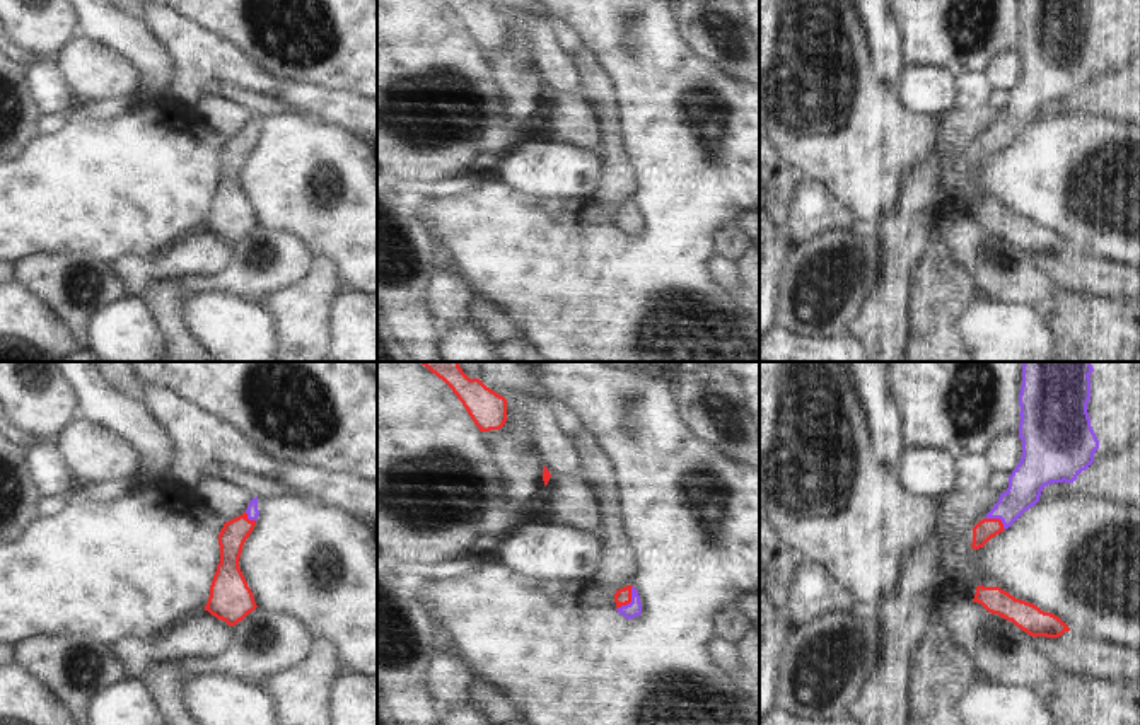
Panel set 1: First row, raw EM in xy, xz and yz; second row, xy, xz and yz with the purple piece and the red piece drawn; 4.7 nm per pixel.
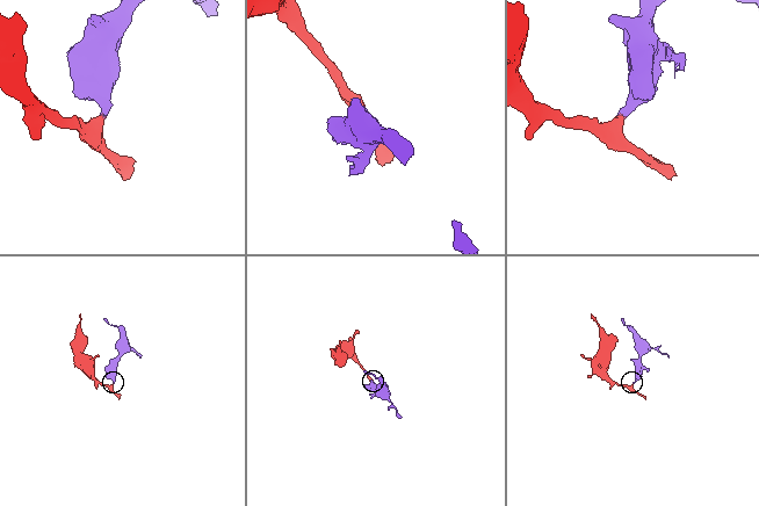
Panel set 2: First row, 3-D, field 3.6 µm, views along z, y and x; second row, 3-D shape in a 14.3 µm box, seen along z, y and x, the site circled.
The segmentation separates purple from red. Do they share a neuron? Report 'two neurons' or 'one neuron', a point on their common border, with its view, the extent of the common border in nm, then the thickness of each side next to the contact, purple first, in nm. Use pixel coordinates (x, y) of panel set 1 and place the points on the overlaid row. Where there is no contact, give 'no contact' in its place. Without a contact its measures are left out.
one neuron | xz (632, 601) | 140 nm | 70/80 nm

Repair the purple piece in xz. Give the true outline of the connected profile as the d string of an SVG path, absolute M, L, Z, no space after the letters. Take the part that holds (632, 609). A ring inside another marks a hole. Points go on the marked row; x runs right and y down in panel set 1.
M626 585L614 594L616 611L626 619L633 619L642 614L642 602L638 590L633 585Z

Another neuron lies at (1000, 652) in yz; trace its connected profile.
M947 602L944 616L954 645L983 681L1039 689L1065 672L1036 647L1034 636L978 602Z

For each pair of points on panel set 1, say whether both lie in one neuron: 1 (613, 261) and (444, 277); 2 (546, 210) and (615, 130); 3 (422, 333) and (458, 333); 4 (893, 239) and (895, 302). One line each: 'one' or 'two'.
1: two
2: two
3: two
4: one

